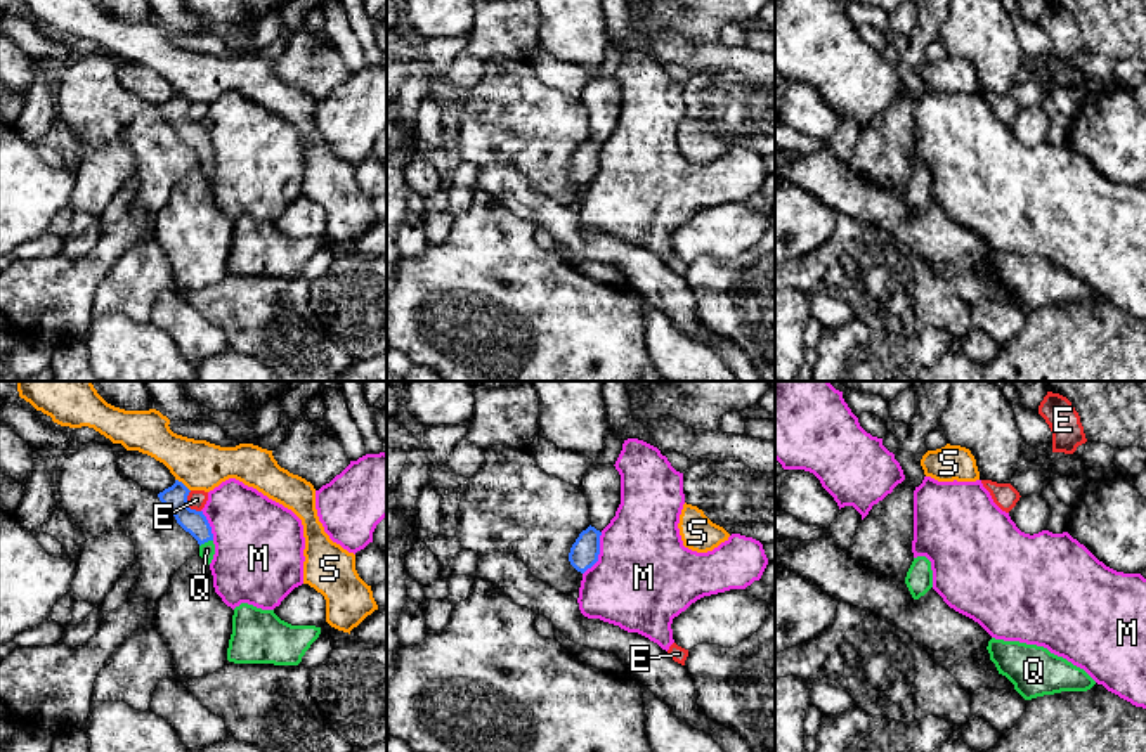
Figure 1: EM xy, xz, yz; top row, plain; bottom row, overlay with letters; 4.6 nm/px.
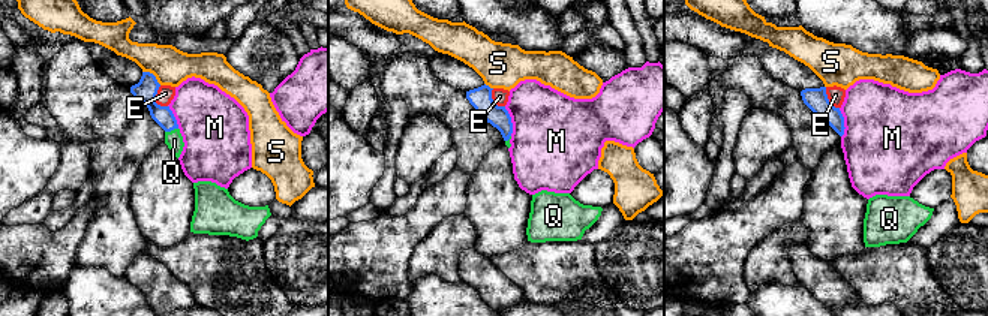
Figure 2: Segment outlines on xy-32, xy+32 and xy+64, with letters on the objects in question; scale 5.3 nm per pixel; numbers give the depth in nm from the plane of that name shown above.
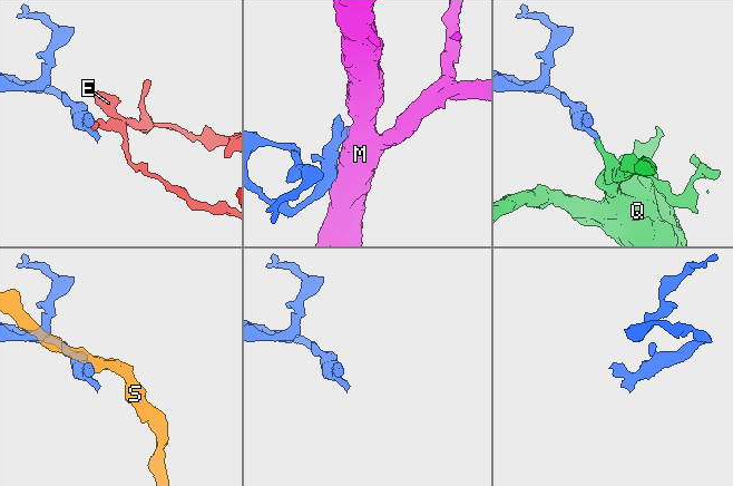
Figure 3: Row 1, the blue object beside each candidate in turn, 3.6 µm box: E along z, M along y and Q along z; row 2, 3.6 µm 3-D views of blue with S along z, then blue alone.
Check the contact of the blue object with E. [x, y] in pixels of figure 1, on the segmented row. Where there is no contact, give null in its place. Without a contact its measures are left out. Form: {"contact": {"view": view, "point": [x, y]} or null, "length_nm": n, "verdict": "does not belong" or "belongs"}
{"contact": {"view": "xy", "point": [188, 505]}, "length_nm": 120, "verdict": "does not belong"}

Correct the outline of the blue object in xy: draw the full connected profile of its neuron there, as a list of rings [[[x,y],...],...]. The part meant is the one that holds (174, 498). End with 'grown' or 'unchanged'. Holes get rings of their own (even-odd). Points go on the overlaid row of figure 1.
[[[175,480],[175,483],[158,494],[163,506],[175,516],[177,523],[189,532],[199,544],[199,556],[206,565],[215,554],[212,527],[203,511],[191,509],[187,504],[189,489]]] | grown

